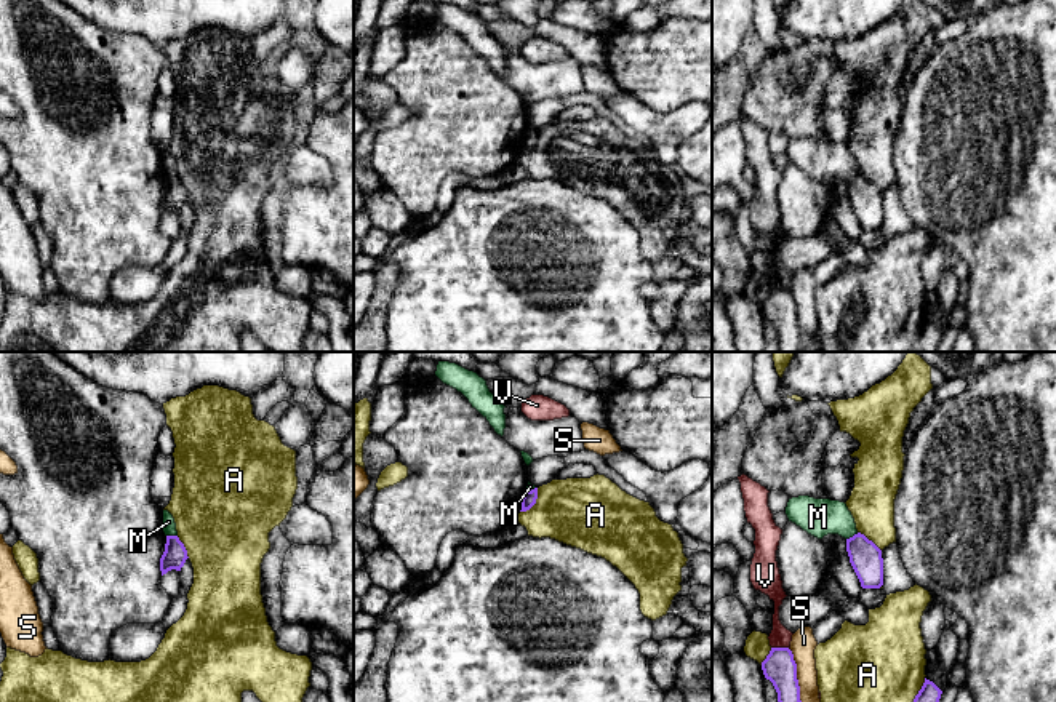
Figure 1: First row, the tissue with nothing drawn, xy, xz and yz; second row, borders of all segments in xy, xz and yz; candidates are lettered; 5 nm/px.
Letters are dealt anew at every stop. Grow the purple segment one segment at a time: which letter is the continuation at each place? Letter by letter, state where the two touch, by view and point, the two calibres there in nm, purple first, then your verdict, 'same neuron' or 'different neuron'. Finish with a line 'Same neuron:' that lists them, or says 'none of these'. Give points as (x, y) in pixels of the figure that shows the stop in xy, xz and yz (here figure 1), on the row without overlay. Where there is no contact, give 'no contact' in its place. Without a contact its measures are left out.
A: meets purple in xz at (535, 144); 70 nm thick on the purple side, 360 nm on the other; different neuron
M: meets purple in yz at (853, 178); 160 nm thick on the purple side, 190 nm on the other; different neuron
S: meets purple in yz at (796, 320); 160 nm thick on the purple side, 130 nm on the other; different neuron
V: meets purple in yz at (780, 290); 160 nm thick on the purple side, 110 nm on the other; different neuron
Same neuron: none of these

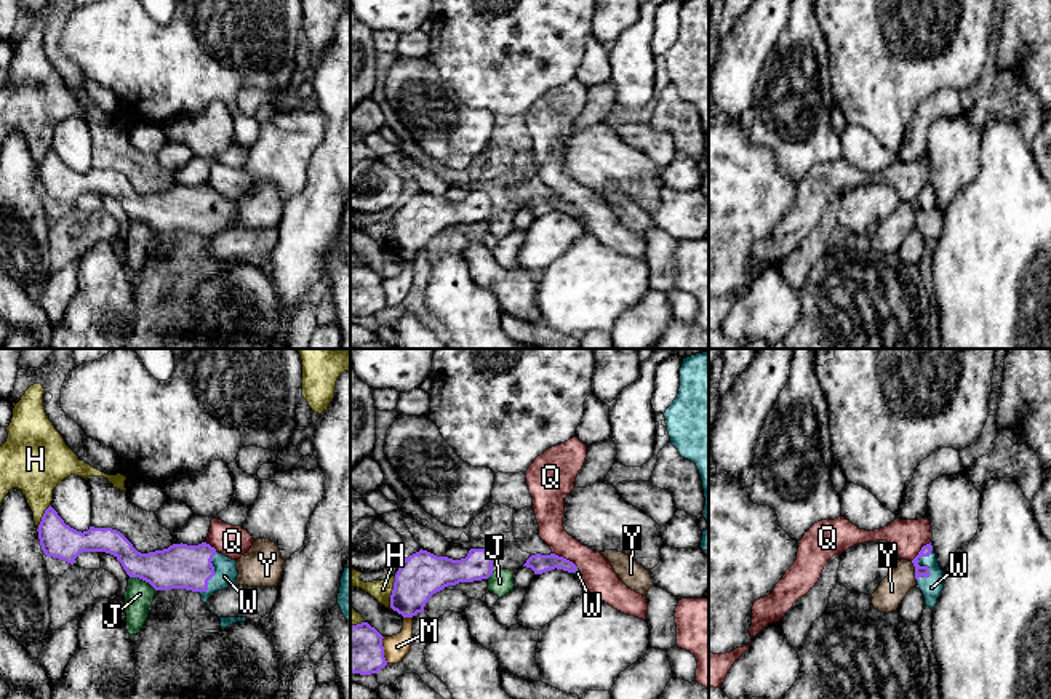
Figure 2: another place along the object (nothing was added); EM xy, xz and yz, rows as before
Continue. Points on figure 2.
H: meets purple in xz at (392, 234); 220 nm thick on the purple side, 100 nm on the other; different neuron
J: meets purple in xy at (143, 221); 220 nm thick on the purple side, 140 nm on the other; different neuron
M: meets purple in xz at (383, 291); 240 nm thick on the purple side, 120 nm on the other; different neuron
Q: meets purple in xz at (565, 200); 100 nm thick on the purple side, 160 nm on the other; different neuron
W: meets purple in yz at (923, 208); 50 nm thick on the purple side, 110 nm on the other; same neuron
Y: meets purple in yz at (915, 213); 50 nm thick on the purple side, 140 nm on the other; different neuron
Same neuron: W

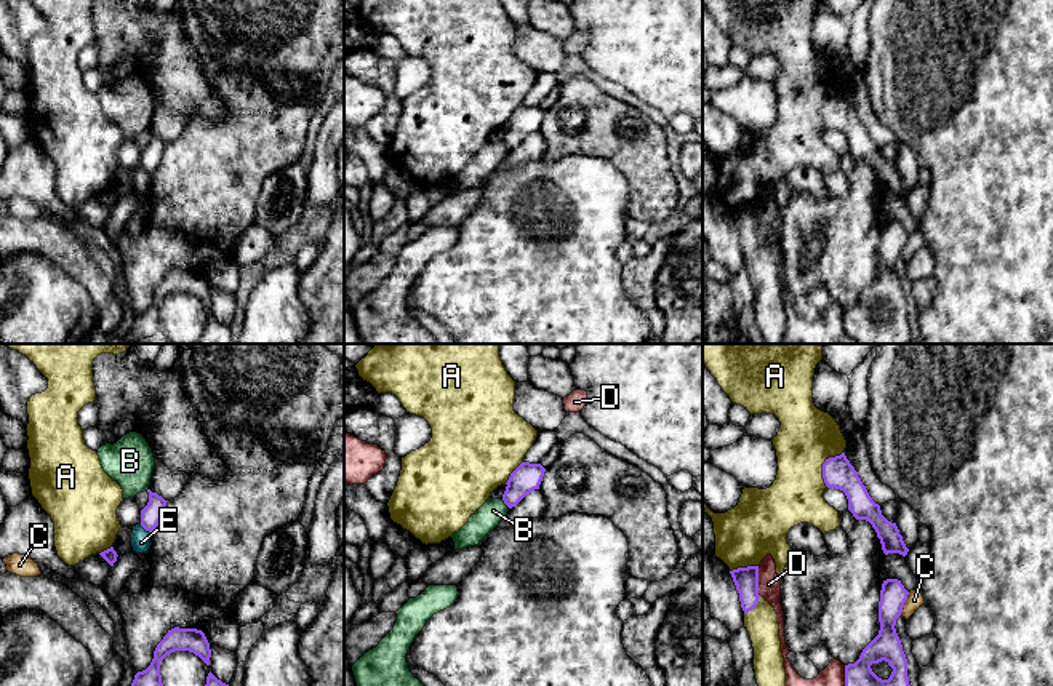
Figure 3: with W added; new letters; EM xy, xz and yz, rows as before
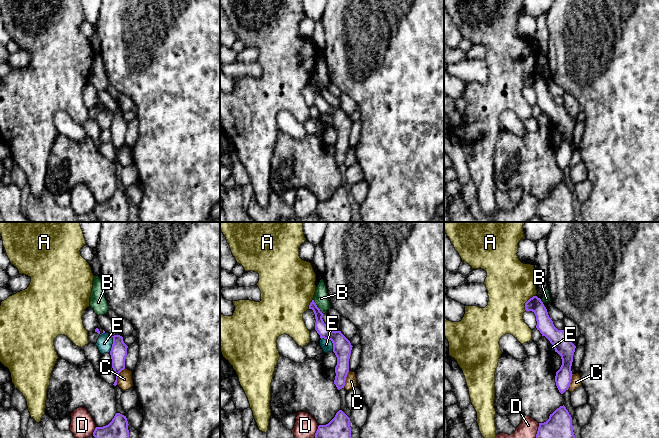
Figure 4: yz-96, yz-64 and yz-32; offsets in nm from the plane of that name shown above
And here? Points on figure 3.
A: meets purple in yz at (823, 107); 160 nm thick on the purple side, 280 nm on the other; different neuron
B: meets purple in xz at (506, 146); 150 nm thick on the purple side, 120 nm on the other; different neuron
C: meets purple in yz at (904, 243); 150 nm thick on the purple side, 80 nm on the other; different neuron
D: meets purple in yz at (757, 223); 130 nm thick on the purple side, 110 nm on the other; different neuron
E: meets purple in xy at (144, 170); 110 nm thick on the purple side, 100 nm on the other; different neuron
Same neuron: none of these

